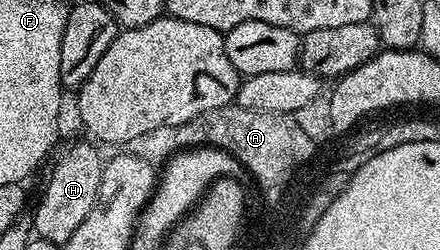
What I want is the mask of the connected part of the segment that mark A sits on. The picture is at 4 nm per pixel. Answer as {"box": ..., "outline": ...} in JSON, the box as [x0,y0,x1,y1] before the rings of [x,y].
{"box":[136,103,316,188],"outline":[[[237,103],[216,110],[204,110],[204,114],[196,114],[196,118],[180,122],[180,126],[160,126],[156,130],[148,130],[148,134],[136,141],[137,155],[155,166],[165,165],[174,153],[189,148],[219,148],[232,154],[232,158],[245,166],[247,173],[258,172],[258,180],[262,180],[266,188],[278,188],[278,184],[290,176],[290,168],[294,168],[294,164],[308,162],[316,151],[314,141],[300,130],[293,115],[257,112],[240,108]]]}

